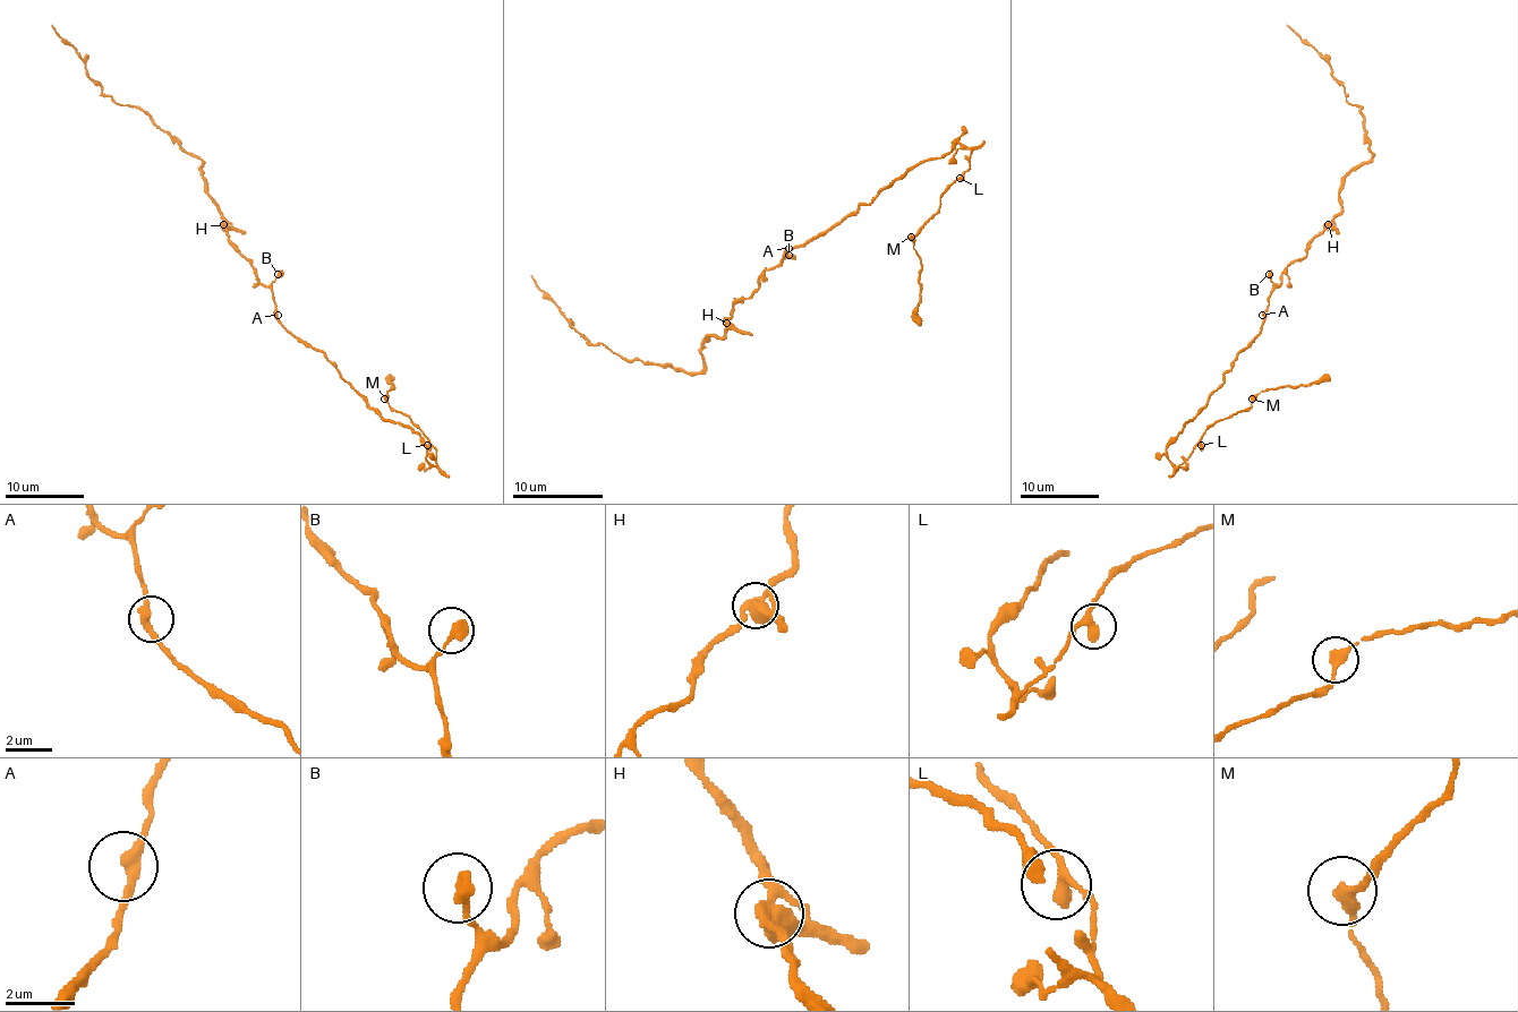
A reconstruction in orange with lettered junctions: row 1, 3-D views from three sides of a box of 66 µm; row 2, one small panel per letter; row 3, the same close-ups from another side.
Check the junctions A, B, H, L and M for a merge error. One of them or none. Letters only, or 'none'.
none

